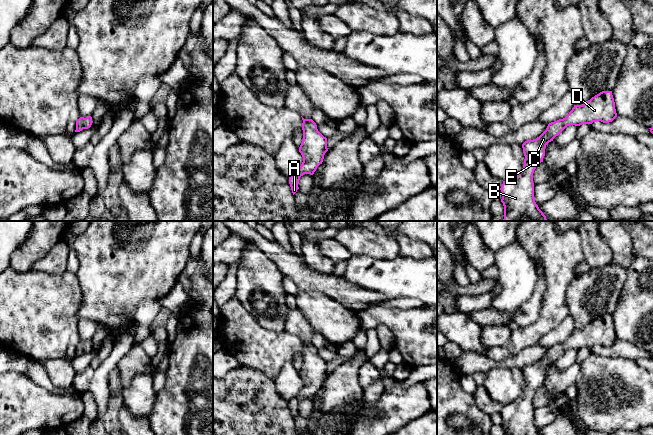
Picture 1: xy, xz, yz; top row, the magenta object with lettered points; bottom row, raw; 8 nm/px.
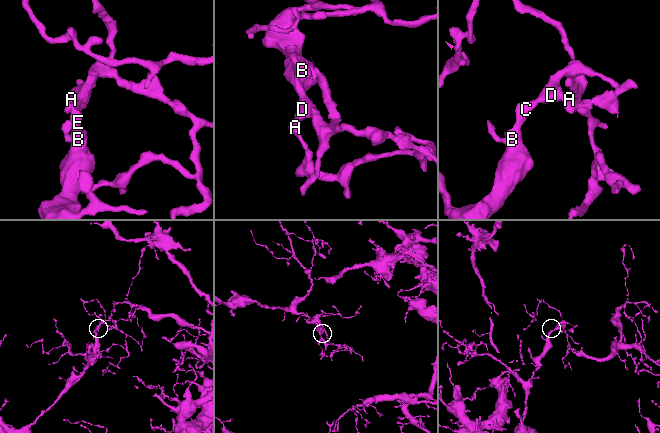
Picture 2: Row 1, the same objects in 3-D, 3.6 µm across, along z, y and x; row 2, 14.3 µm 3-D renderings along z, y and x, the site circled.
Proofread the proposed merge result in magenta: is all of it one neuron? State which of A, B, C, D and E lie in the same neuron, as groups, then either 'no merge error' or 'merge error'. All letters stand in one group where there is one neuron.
A B C D E; no merge error

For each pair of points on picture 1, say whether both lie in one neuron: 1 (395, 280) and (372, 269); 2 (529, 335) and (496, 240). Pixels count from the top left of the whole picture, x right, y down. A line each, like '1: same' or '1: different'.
1: same
2: different

